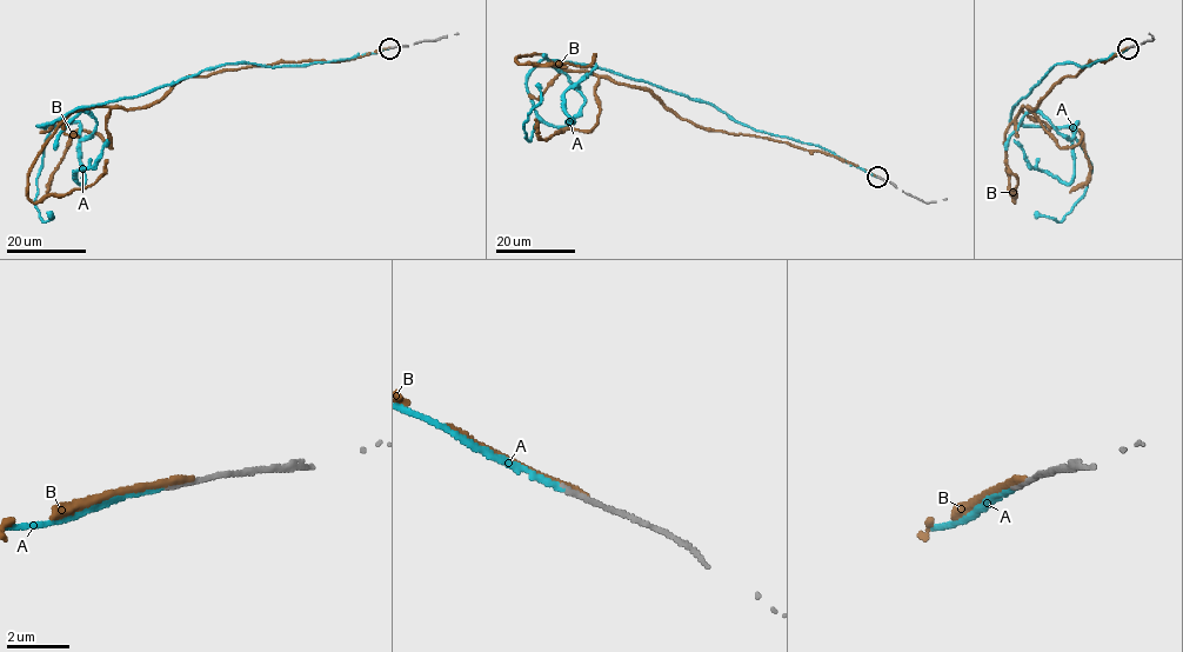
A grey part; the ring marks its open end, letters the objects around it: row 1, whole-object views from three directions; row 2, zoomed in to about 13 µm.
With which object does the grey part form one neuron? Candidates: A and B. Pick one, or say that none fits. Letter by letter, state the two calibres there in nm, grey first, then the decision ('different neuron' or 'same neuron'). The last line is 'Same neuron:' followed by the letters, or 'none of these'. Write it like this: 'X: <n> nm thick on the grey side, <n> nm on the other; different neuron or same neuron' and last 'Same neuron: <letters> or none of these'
A: 170 nm thick on the grey side, 150 nm on the other; same neuron
B: 200 nm thick on the grey side, 220 nm on the other; different neuron
Same neuron: A

